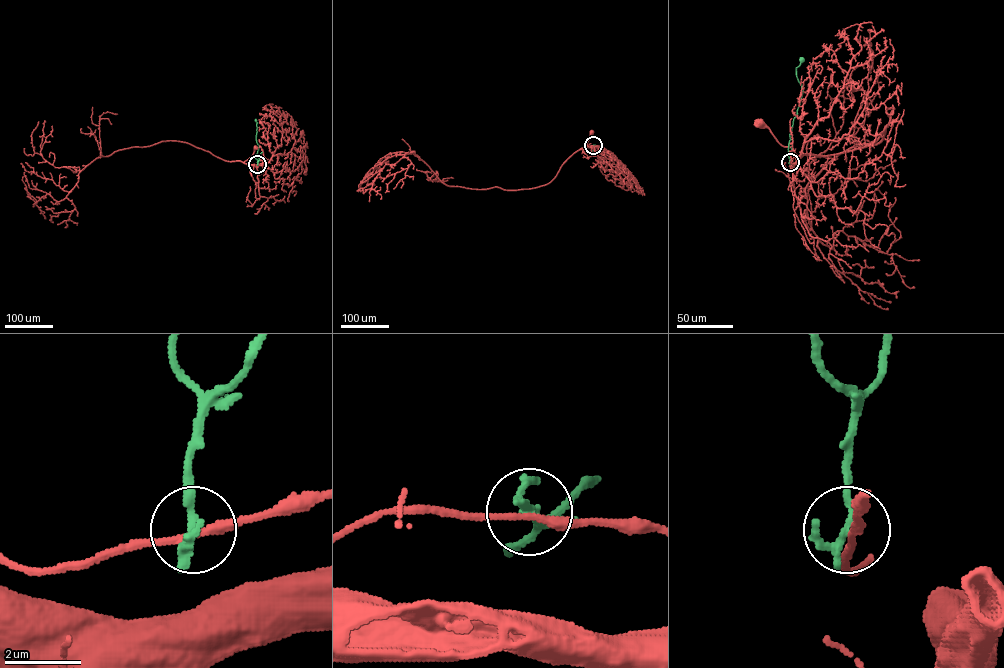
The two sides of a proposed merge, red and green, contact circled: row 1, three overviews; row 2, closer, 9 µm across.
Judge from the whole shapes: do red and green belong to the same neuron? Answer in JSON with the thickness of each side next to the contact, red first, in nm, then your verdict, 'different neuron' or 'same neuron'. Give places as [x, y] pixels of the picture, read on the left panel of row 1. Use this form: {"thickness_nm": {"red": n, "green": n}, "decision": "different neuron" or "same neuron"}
{"thickness_nm": {"red": 200, "green": 190}, "decision": "different neuron"}

